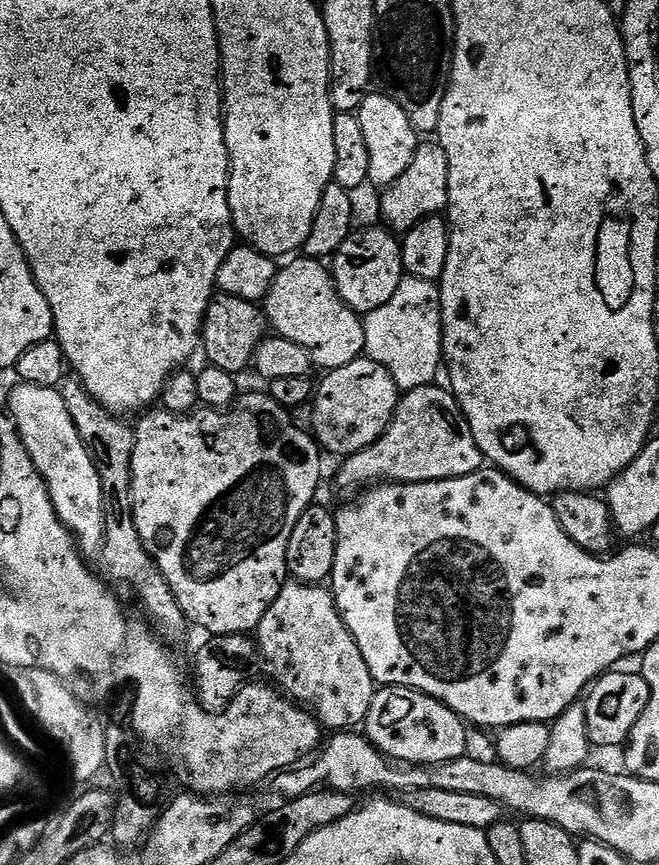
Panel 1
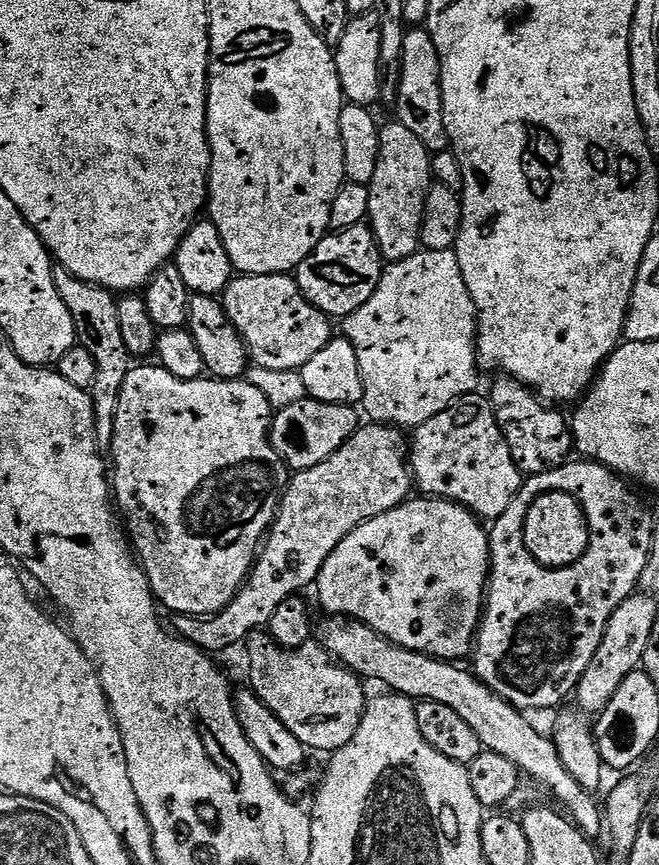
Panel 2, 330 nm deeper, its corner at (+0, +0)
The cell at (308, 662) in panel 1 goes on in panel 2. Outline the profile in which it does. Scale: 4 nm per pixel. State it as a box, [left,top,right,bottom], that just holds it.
[247,630,366,754]

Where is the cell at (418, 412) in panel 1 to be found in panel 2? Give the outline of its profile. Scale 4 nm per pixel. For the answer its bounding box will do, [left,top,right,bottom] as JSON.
[168,422,414,654]

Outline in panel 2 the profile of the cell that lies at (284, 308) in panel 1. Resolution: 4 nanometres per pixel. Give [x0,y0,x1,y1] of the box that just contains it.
[222,275,334,372]

